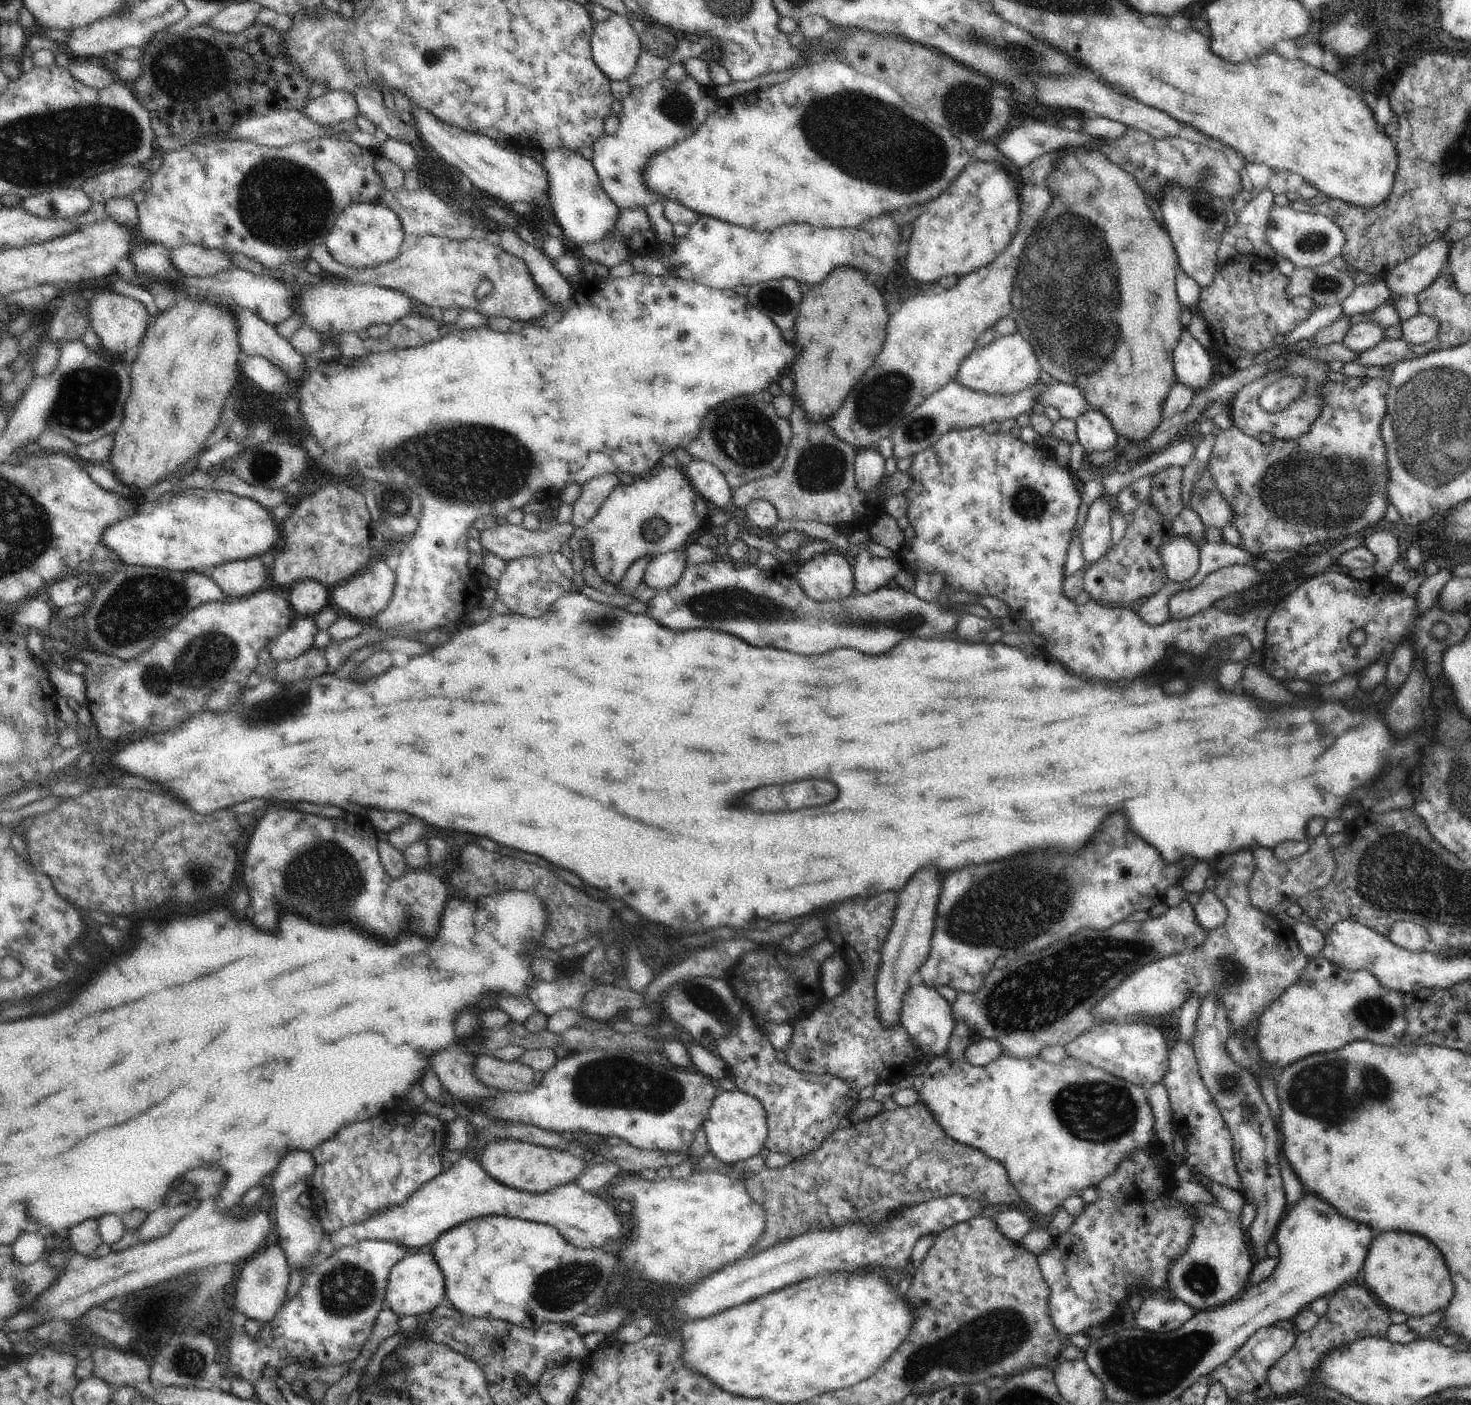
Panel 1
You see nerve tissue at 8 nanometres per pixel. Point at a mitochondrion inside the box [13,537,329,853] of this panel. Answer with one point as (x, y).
(115, 627)

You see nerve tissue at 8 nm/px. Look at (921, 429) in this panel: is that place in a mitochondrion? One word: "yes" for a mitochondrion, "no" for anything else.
yes

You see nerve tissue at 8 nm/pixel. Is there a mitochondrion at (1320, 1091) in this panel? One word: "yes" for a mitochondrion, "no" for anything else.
yes

